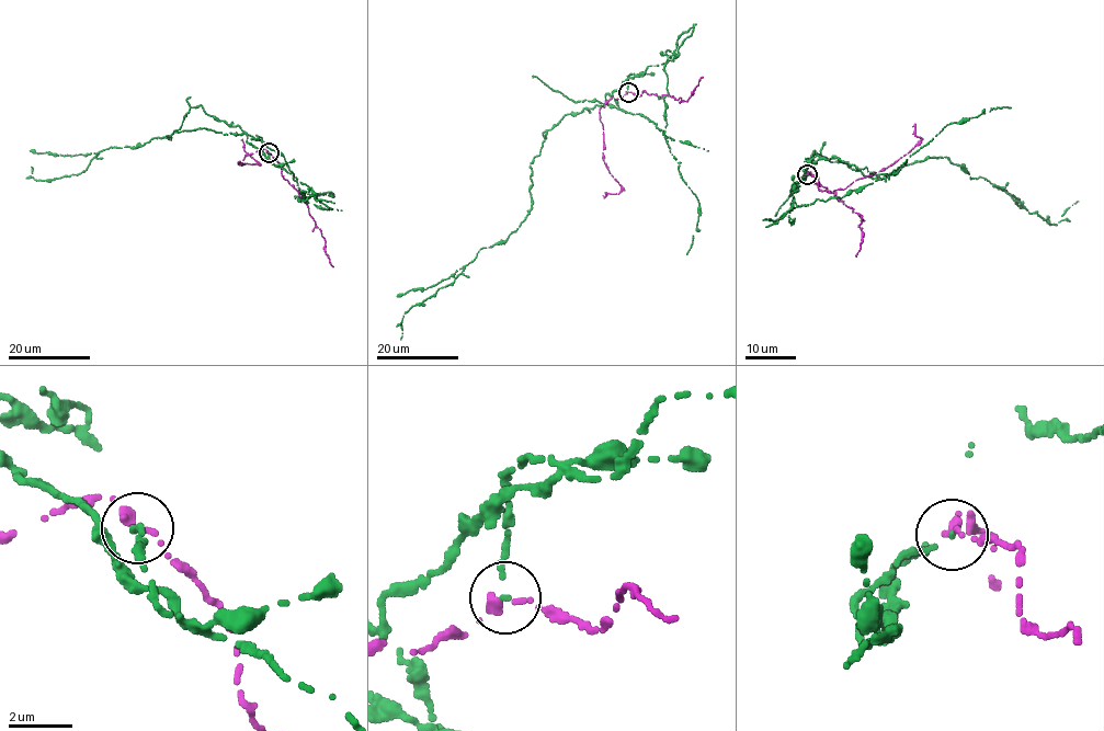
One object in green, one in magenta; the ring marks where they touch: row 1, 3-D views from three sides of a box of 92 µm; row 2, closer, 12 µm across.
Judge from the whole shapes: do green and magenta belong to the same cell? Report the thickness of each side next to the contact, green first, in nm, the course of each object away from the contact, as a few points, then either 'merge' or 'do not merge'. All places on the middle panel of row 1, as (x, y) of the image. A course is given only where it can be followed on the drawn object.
calibres 110 and 320 nm; course green (628, 91), (630, 73), (603, 105), (548, 129), (518, 228), (411, 306), (400, 339); course magenta (627, 91), (623, 96), (612, 98), (601, 107), (603, 160), (621, 186), (618, 194), (602, 195); do not merge

